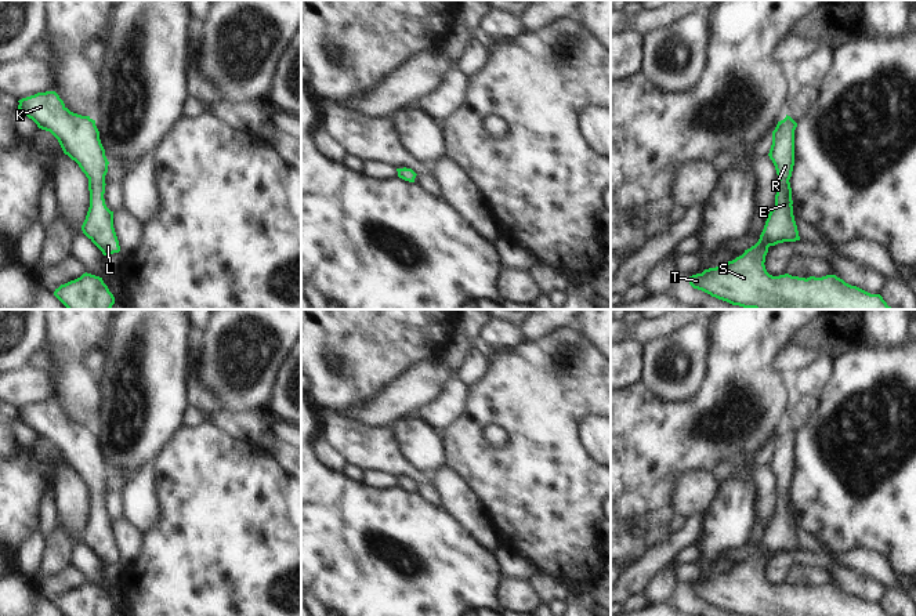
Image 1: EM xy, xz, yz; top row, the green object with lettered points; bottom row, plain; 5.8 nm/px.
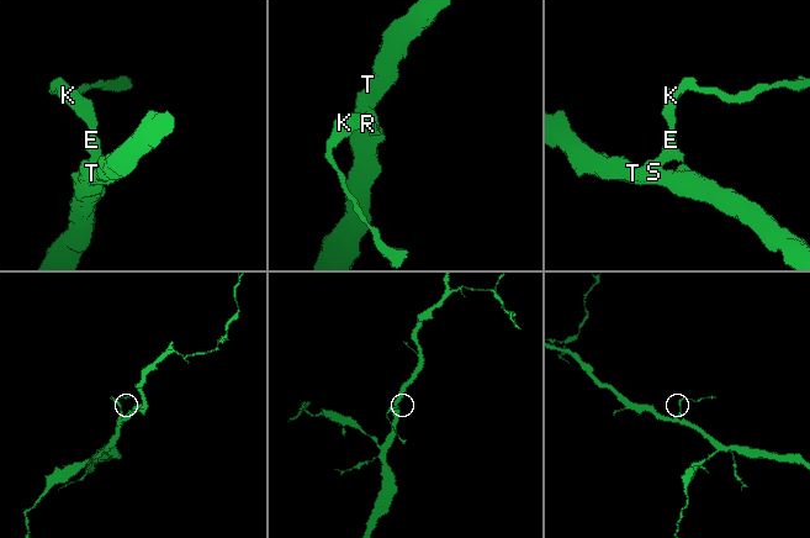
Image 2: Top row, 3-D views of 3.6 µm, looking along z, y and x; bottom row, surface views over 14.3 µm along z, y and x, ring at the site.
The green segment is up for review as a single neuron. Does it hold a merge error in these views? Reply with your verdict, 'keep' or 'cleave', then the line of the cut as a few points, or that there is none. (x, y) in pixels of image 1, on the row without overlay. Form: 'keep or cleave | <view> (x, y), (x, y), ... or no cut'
keep | no cut

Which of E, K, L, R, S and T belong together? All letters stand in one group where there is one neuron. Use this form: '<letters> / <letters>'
E K L R S T

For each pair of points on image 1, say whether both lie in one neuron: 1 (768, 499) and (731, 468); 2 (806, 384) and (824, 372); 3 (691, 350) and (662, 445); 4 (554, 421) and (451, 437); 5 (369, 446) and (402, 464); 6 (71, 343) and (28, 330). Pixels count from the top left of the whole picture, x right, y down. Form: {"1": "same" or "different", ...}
{"1": "same", "2": "same", "3": "different", "4": "same", "5": "same", "6": "different"}

